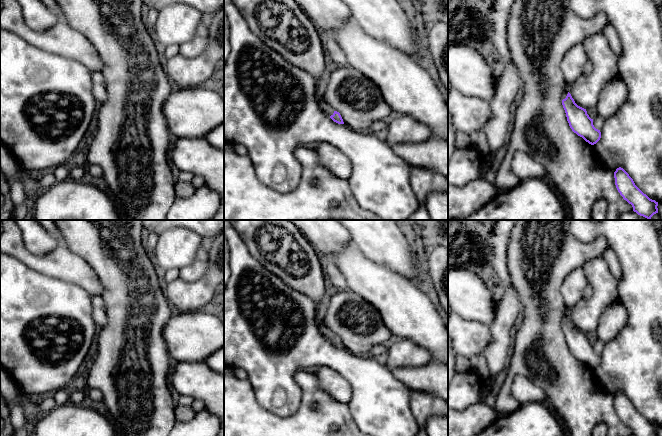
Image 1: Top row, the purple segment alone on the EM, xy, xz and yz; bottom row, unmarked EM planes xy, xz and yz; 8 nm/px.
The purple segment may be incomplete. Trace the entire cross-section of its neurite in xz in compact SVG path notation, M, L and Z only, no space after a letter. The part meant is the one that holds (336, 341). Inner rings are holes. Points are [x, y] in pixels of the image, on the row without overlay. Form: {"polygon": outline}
{"polygon": "M317 313L317 325L321 334L326 337L334 346L338 348L344 348L343 343L339 336L335 335L330 329L328 329L323 321L318 321L319 313Z"}

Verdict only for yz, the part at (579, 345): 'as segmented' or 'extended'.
extended

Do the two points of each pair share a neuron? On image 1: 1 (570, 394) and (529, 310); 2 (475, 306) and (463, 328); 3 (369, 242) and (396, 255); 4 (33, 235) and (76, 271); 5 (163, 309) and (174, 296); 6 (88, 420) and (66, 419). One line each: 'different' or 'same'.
1: same
2: different
3: same
4: different
5: different
6: same

